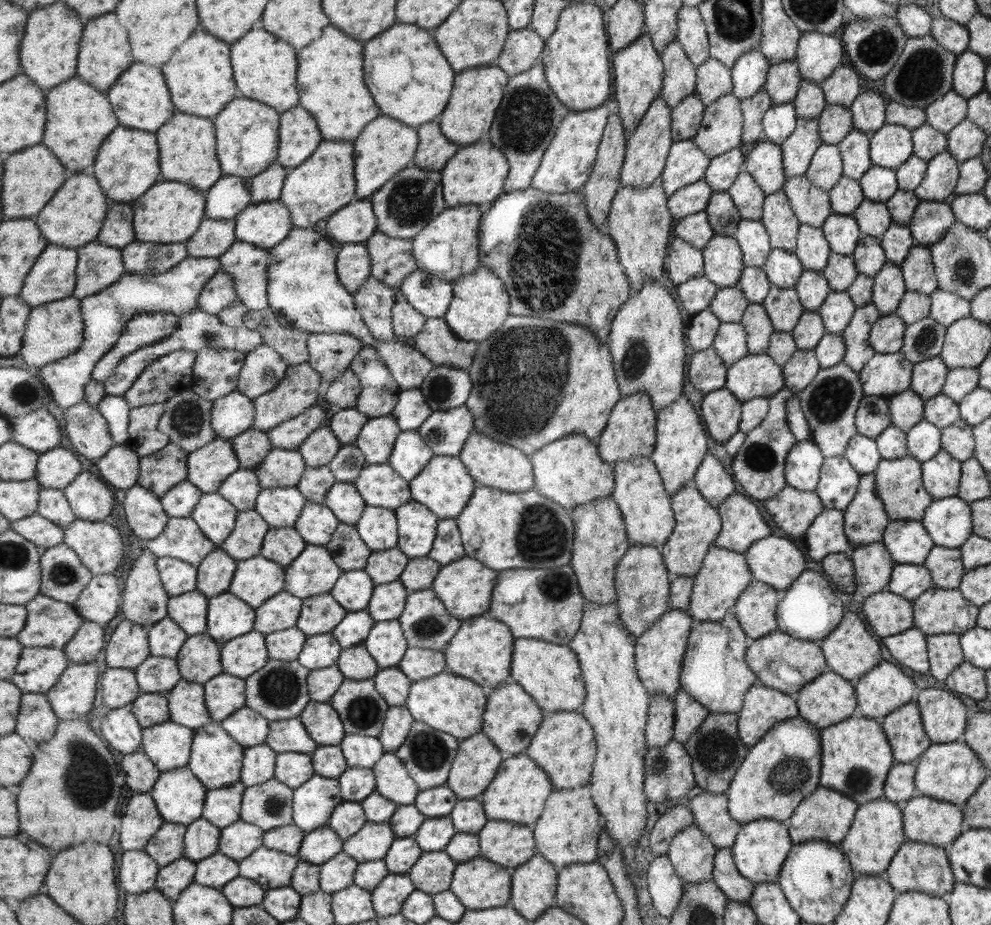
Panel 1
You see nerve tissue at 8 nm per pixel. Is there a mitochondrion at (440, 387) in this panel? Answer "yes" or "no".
yes

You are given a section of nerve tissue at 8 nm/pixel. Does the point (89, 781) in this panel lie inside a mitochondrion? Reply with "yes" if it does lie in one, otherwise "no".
yes

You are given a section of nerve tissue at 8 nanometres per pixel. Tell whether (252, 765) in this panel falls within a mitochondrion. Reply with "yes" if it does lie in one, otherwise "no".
no

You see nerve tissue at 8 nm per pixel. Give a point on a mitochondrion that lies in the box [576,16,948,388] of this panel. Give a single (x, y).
(878, 47)

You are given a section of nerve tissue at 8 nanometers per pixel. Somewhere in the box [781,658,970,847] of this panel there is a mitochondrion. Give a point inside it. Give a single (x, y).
(860, 780)

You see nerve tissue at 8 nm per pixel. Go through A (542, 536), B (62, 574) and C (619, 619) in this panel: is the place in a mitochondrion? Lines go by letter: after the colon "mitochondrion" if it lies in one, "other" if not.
A: mitochondrion
B: mitochondrion
C: other

